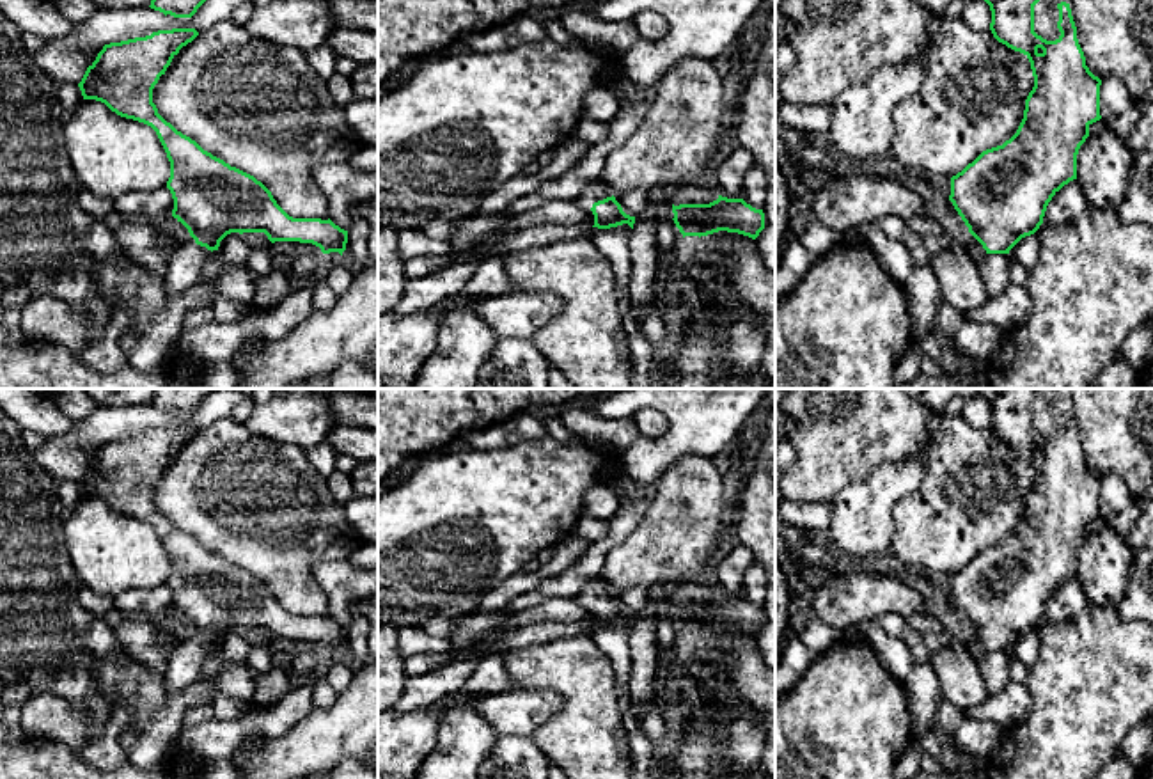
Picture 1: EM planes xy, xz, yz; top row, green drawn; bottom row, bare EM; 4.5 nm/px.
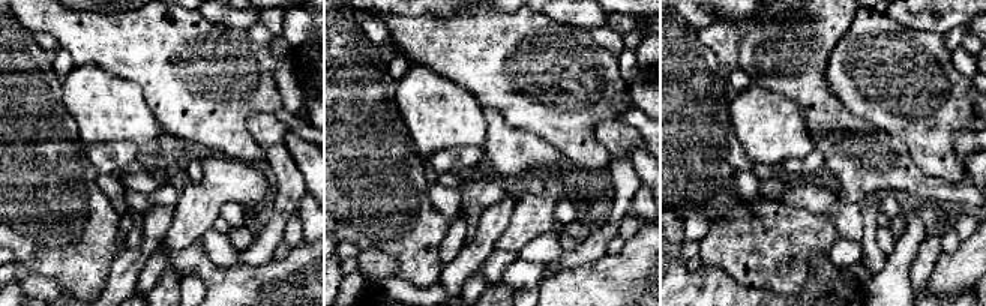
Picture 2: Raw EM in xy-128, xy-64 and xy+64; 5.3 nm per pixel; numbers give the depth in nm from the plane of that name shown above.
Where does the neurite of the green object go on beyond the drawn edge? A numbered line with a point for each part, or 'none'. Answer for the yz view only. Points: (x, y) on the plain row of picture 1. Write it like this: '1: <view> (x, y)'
1: yz (976, 648)

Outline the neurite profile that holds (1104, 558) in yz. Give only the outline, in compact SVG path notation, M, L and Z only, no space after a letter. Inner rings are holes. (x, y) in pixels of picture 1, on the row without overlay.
M1112 527L1086 536L1077 552L1077 578L1089 605L1114 607L1121 600L1132 555L1125 536Z

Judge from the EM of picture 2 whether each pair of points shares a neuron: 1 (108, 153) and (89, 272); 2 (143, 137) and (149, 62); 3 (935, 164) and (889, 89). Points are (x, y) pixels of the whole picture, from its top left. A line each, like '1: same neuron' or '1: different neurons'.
1: different neurons
2: different neurons
3: same neuron

